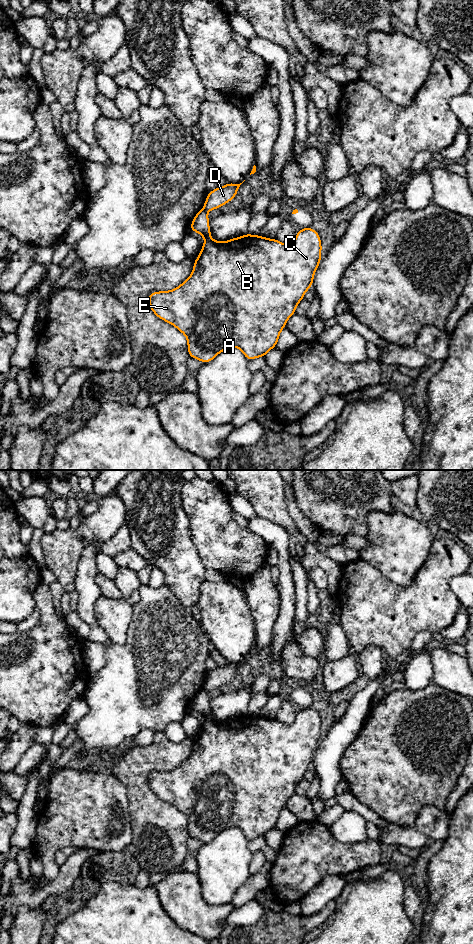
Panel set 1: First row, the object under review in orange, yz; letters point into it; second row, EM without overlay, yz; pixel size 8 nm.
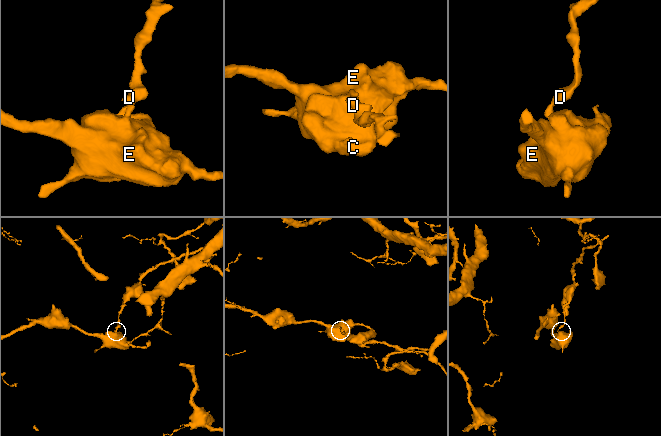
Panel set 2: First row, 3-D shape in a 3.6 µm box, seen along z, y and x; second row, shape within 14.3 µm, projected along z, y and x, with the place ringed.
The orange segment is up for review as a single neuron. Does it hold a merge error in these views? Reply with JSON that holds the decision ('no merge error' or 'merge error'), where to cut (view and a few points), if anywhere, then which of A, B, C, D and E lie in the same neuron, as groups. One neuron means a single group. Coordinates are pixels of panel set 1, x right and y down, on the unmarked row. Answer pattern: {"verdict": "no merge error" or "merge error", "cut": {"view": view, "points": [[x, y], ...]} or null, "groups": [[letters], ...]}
{"verdict": "merge error", "cut": {"view": "yz", "points": [[203, 688], [206, 691]]}, "groups": [["A", "B", "C", "E"], ["D"]]}

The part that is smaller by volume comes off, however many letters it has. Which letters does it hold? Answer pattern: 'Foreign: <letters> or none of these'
Foreign: D

